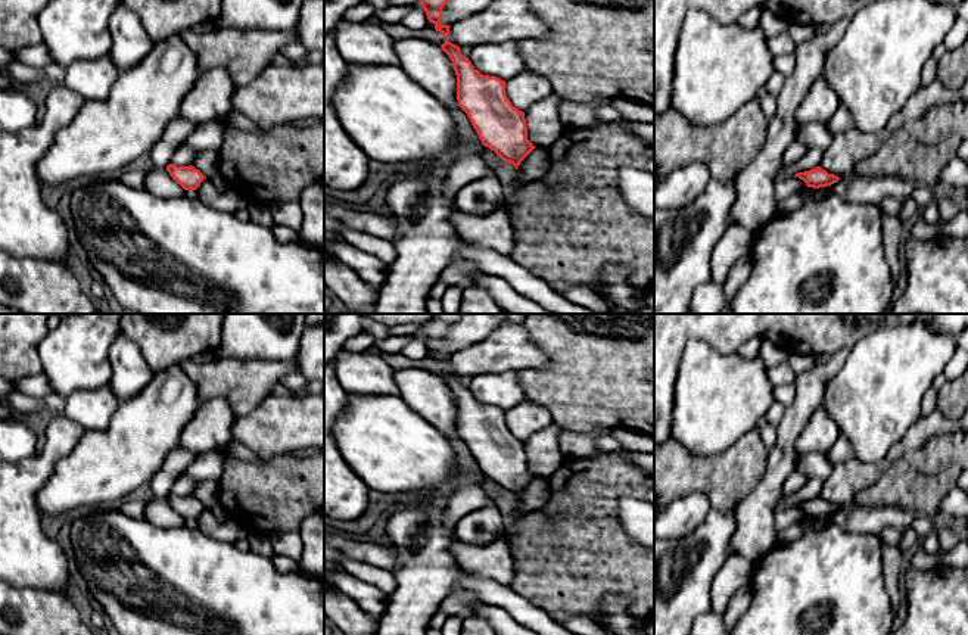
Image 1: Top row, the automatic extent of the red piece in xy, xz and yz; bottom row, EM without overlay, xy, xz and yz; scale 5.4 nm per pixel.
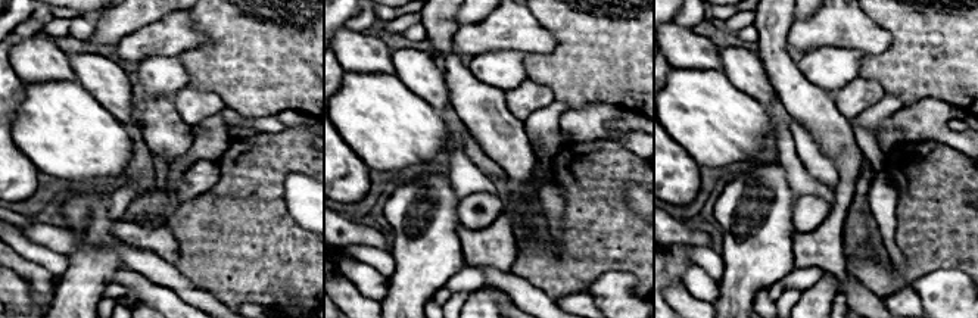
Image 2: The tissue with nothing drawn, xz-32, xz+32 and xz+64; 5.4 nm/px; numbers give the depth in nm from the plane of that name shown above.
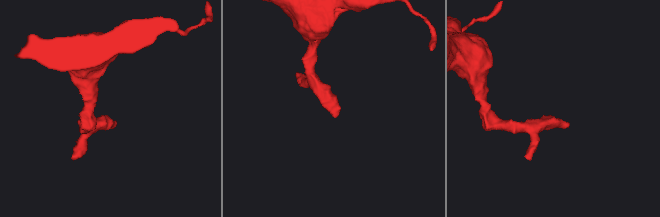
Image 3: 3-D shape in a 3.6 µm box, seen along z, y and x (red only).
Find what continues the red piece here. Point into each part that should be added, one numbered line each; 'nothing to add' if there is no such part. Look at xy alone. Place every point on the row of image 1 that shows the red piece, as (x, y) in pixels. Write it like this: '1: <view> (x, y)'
nothing to add

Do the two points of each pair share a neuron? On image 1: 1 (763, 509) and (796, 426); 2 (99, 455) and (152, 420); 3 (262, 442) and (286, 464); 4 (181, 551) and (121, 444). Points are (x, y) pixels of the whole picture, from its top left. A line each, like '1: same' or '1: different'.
1: same
2: same
3: different
4: different

